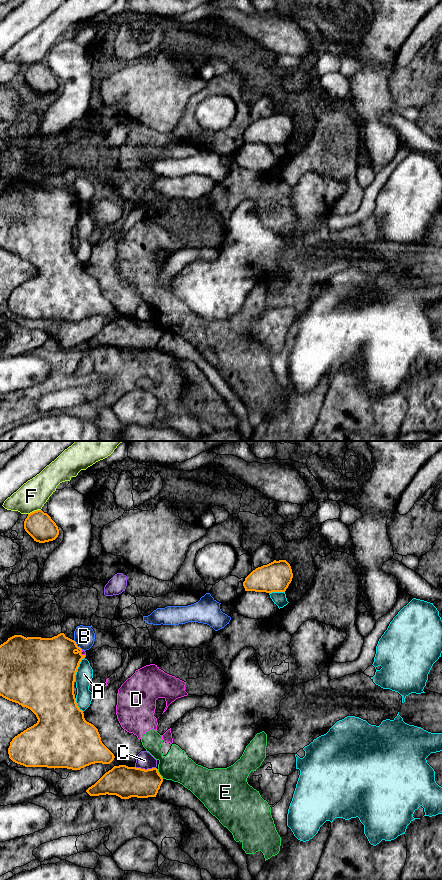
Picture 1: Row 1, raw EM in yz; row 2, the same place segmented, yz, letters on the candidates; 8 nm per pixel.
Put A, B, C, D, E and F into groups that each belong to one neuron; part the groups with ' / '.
A / B / C / D E / F

